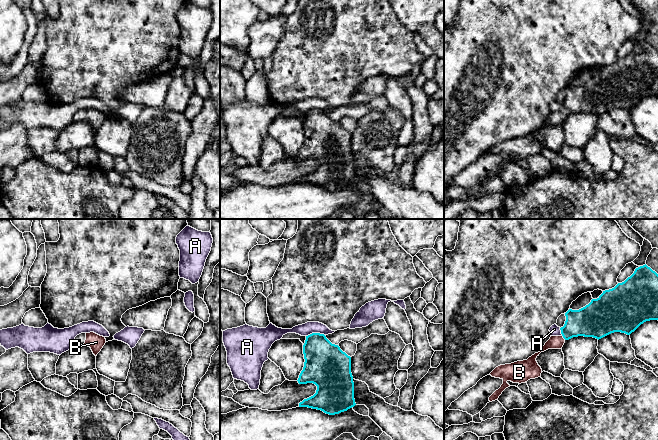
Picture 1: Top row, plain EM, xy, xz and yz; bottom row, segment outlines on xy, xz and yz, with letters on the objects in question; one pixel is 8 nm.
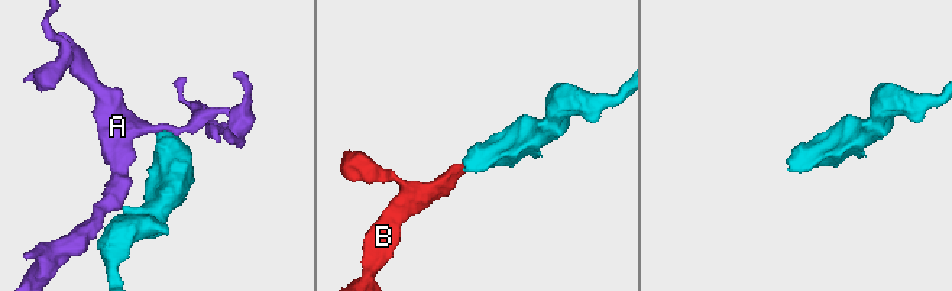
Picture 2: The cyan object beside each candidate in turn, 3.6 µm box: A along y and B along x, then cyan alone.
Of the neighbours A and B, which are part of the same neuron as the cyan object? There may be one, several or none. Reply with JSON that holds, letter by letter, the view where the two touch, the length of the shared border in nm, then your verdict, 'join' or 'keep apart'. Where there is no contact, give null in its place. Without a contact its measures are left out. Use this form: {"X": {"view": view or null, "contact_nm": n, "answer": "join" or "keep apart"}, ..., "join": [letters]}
{"A": {"view": "xz", "contact_nm": 150, "answer": "keep apart"}, "B": {"view": "yz", "contact_nm": 50, "answer": "join"}, "join": ["B"]}

